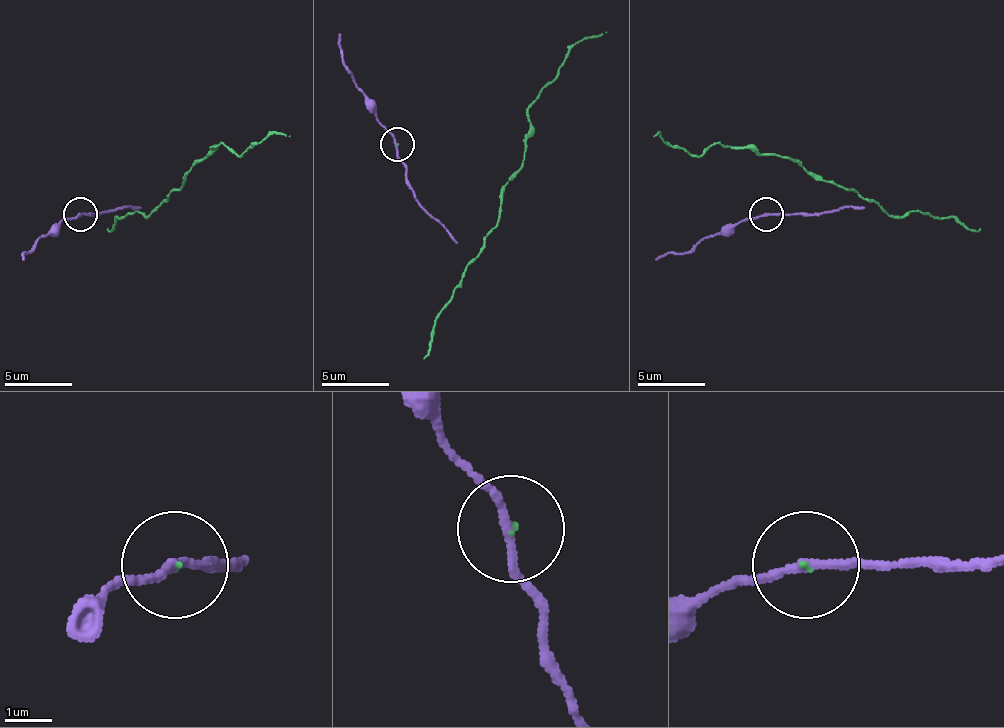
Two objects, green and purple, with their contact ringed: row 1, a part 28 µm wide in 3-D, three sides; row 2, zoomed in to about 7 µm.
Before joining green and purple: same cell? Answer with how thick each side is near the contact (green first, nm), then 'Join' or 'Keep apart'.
Thickness 50 nm (green) against 180 nm. Join

